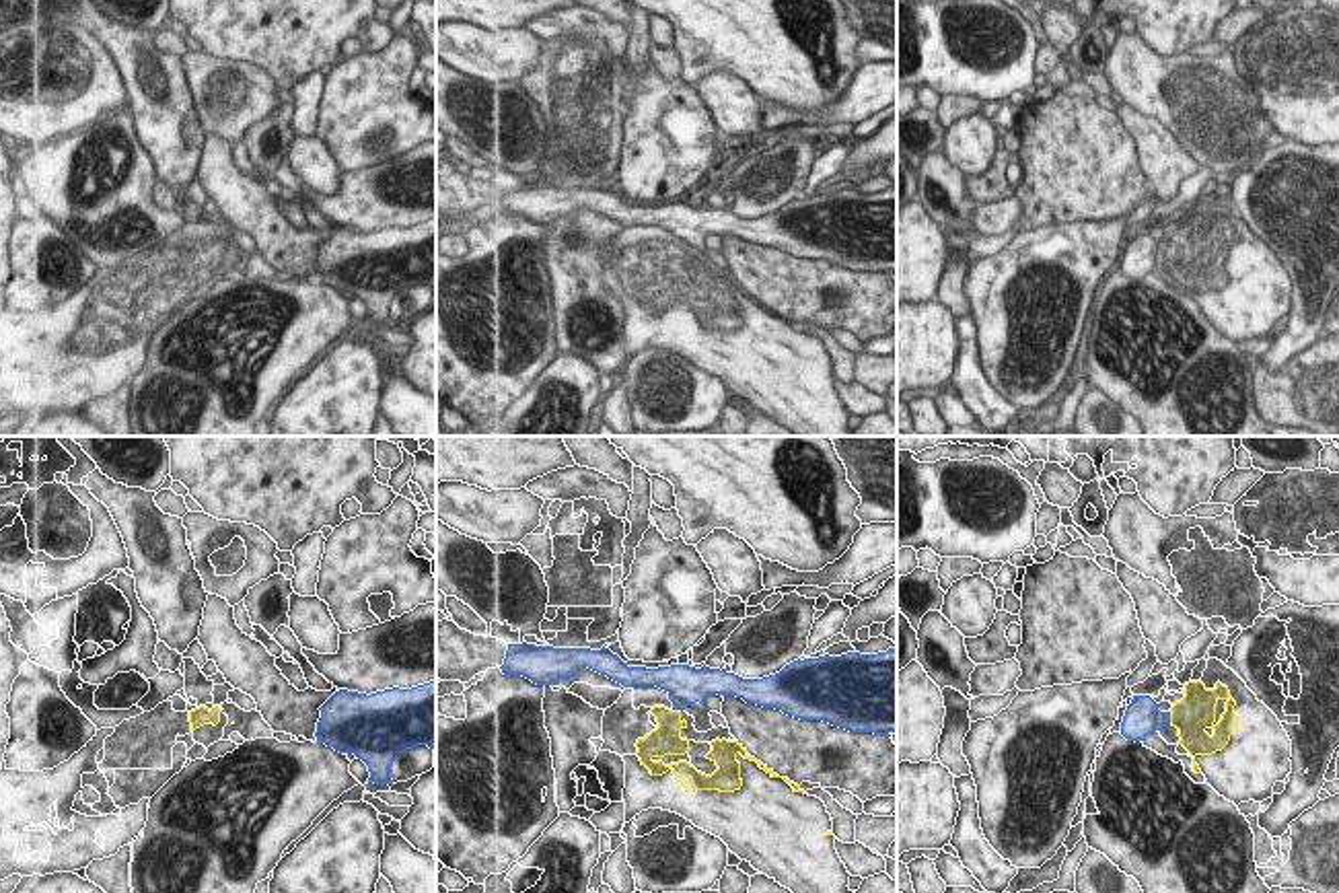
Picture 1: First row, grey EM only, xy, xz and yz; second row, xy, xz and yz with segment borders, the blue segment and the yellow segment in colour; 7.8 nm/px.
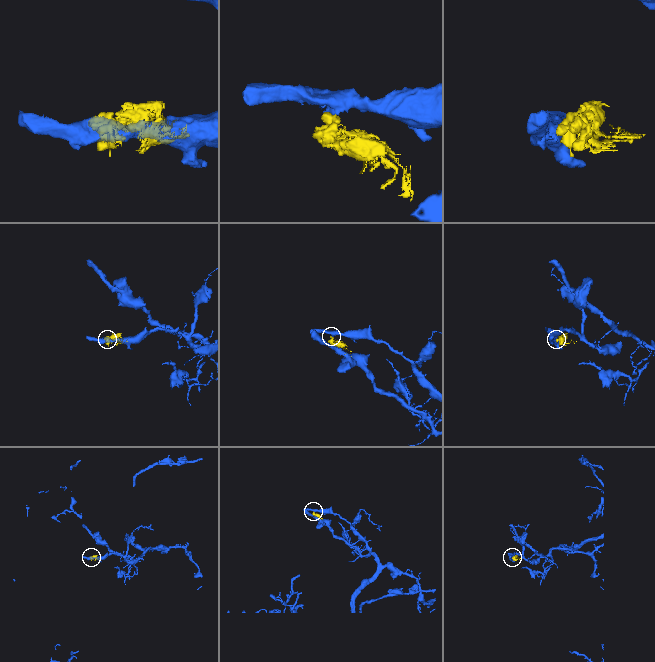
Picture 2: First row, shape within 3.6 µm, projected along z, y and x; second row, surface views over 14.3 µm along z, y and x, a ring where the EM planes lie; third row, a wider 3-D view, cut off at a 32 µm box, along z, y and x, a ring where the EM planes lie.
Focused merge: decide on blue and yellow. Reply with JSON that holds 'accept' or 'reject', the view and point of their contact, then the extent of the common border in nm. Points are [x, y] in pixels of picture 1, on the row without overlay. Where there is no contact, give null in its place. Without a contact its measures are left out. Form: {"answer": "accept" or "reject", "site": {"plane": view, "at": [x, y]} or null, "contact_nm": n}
{"answer": "reject", "site": {"plane": "yz", "at": [1169, 258]}, "contact_nm": 100}

